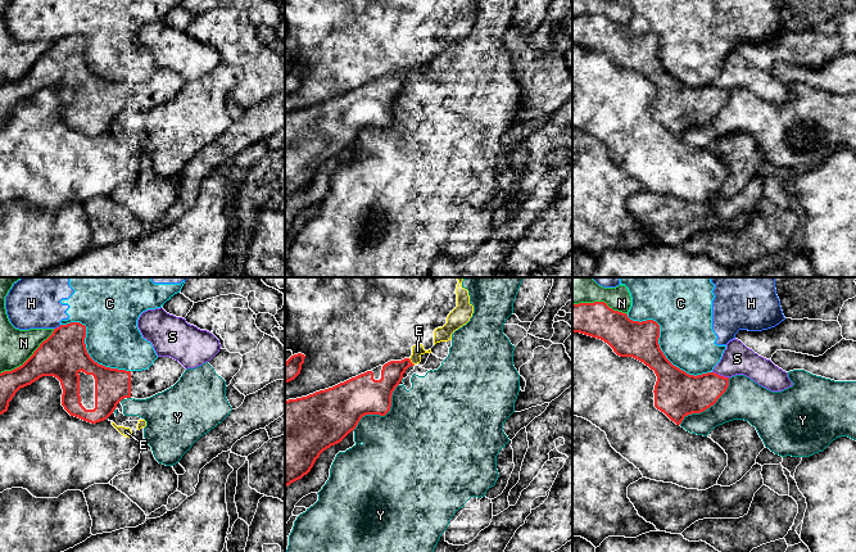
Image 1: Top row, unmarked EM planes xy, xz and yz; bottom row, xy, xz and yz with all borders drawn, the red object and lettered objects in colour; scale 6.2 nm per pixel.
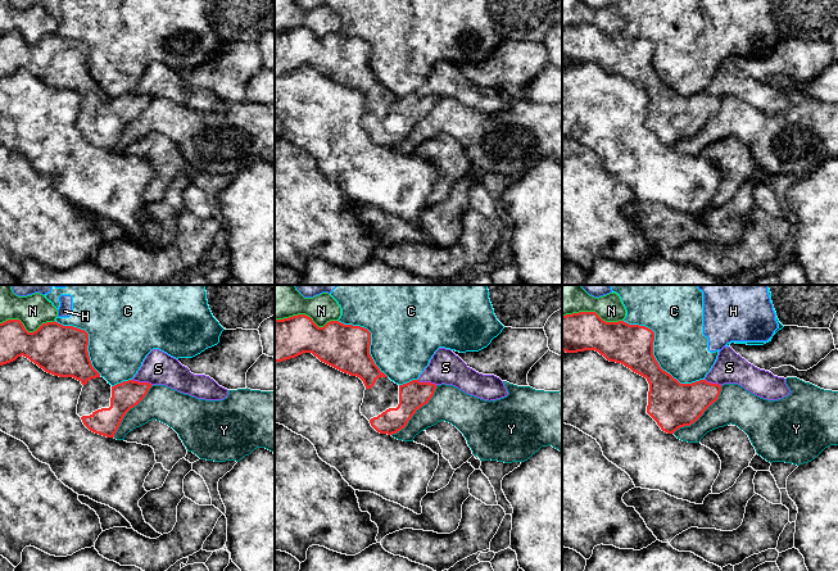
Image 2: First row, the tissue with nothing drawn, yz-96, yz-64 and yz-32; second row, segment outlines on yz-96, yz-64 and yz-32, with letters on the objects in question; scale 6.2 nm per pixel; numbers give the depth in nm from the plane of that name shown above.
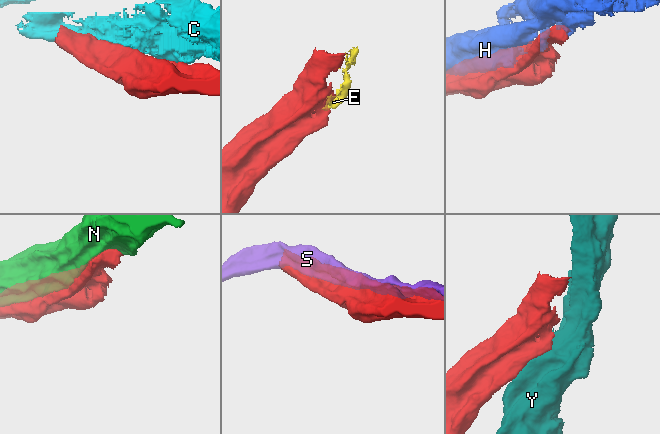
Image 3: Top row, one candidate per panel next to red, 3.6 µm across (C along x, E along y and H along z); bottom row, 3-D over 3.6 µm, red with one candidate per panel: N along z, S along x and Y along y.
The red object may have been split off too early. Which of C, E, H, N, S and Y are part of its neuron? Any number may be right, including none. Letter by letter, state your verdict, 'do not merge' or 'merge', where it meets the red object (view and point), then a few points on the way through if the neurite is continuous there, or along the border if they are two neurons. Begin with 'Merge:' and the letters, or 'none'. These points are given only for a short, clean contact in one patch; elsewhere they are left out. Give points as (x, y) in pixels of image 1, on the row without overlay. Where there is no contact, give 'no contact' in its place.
Merge: none
C: do not merge; contact yz (660, 60)
E: do not merge; contact xz (411, 75)
H: do not merge; contact xy (57, 40)
N: do not merge; contact xy (30, 69)
S: do not merge; contact yz (719, 87)
Y: do not merge; contact xz (381, 127)

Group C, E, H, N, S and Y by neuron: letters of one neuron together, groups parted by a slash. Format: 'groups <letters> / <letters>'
groups C H / E / N / S / Y

